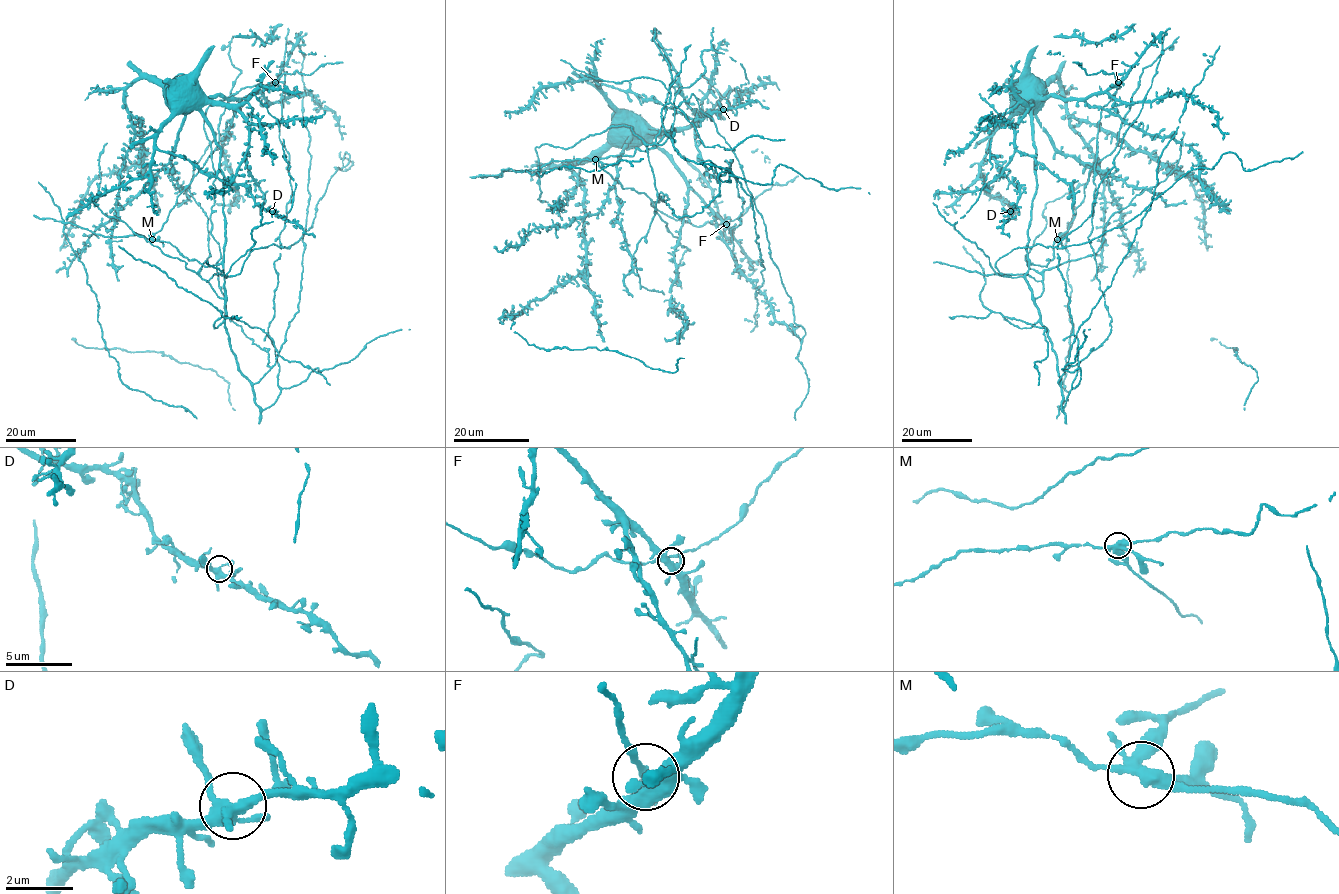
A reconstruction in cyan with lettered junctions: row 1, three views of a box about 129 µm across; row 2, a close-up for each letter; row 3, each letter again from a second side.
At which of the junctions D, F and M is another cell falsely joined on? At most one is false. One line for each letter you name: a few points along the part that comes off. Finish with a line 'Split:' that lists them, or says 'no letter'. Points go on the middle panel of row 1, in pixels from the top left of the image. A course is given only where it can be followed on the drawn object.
M: Course of the part to remove: (595, 159), (623, 189), (644, 193), (669, 231), (689, 250), (677, 268), (682, 289)
Split: M

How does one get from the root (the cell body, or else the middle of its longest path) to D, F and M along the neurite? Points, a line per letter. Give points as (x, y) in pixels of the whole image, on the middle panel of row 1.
D: (623, 138), (614, 134), (616, 110), (599, 88), (603, 84), (628, 90), (694, 119), (723, 109)
F: (623, 138), (658, 146), (686, 183), (726, 224)
M: (623, 138), (637, 144), (647, 133), (671, 137), (673, 128), (653, 148), (637, 148), (632, 156), (595, 159)

